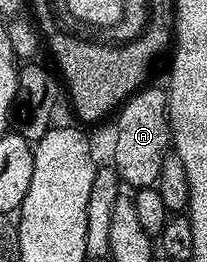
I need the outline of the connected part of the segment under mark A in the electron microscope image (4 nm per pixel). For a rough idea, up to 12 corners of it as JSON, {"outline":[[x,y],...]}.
{"outline":[[164,88],[120,106],[111,164],[130,190],[154,188],[171,149]]}

